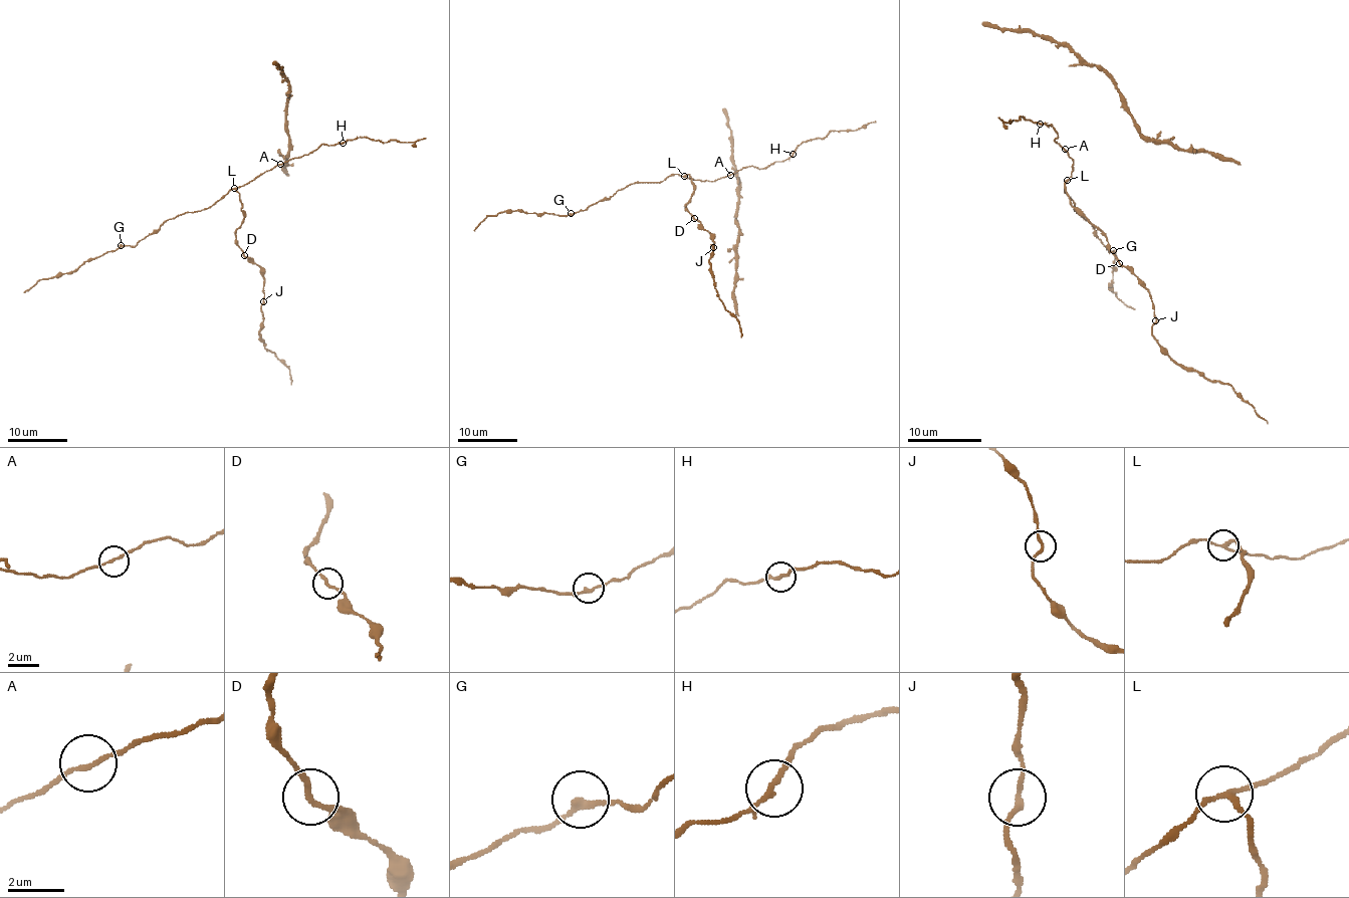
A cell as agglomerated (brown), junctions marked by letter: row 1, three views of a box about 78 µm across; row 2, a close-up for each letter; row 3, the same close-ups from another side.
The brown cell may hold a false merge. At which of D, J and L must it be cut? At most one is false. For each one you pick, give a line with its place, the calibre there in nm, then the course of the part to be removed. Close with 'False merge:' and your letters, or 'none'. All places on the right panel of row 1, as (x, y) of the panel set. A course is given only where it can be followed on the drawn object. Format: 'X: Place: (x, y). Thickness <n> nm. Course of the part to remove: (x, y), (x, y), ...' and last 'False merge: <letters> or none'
L: Place: (1067, 180). Thickness 170 nm. Course of the part to remove: (1067, 180), (1064, 190), (1075, 202), (1075, 210), (1091, 224), (1109, 252), (1113, 252), (1109, 287), (1133, 309)
False merge: L

